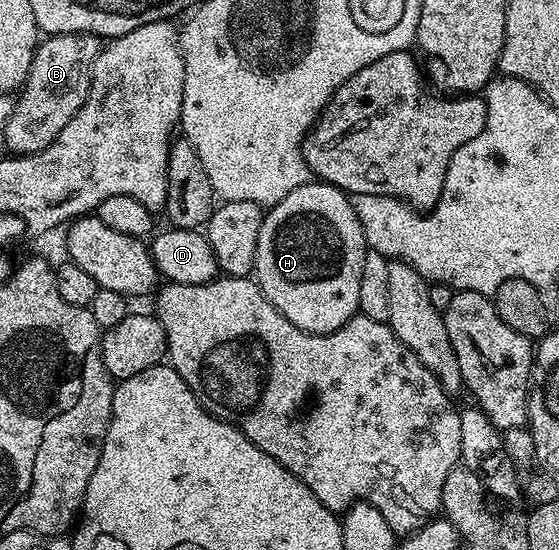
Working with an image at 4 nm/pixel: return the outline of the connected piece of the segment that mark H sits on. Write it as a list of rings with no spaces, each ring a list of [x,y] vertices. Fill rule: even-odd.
[[[311,183],[296,187],[292,195],[284,195],[263,216],[260,239],[256,247],[254,273],[262,294],[296,327],[309,333],[331,333],[358,313],[360,303],[360,267],[368,252],[366,236],[350,197],[334,185]]]

